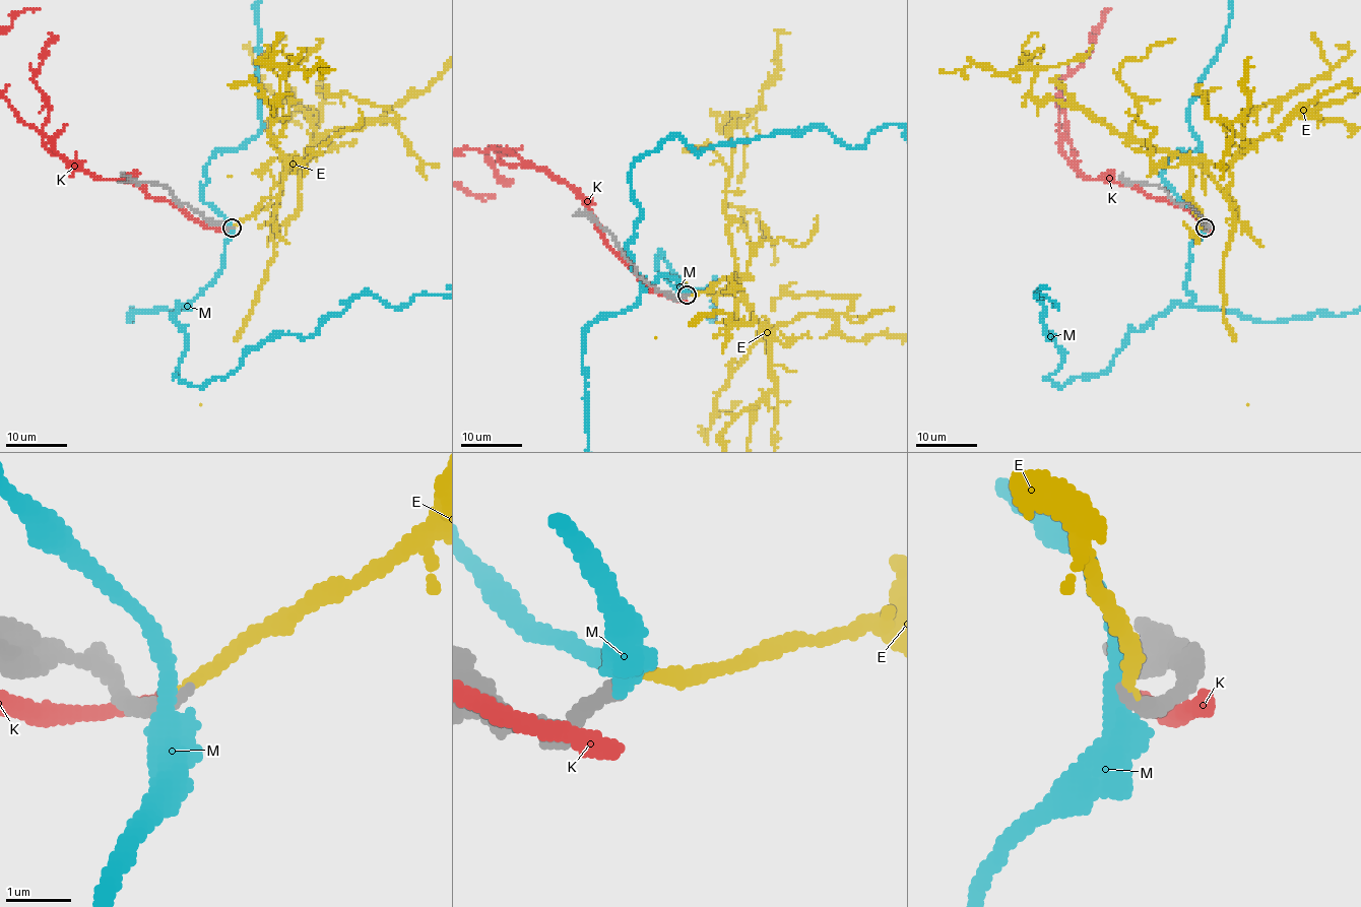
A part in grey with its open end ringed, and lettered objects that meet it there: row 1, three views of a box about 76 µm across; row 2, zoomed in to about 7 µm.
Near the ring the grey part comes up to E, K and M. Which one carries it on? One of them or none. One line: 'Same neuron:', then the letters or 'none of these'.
Same neuron: E

